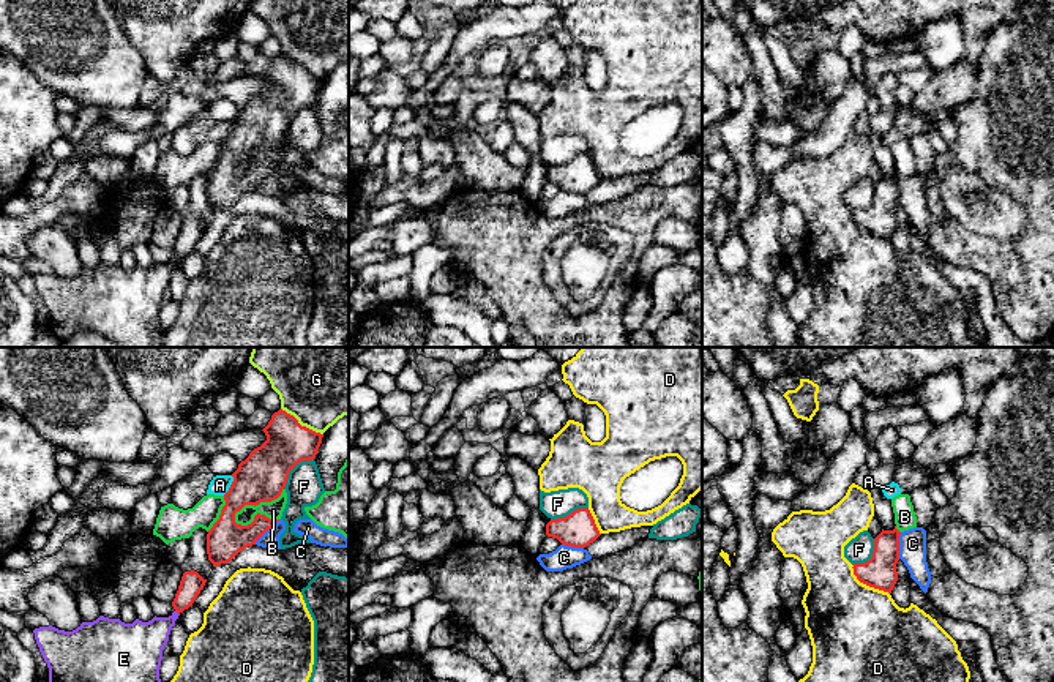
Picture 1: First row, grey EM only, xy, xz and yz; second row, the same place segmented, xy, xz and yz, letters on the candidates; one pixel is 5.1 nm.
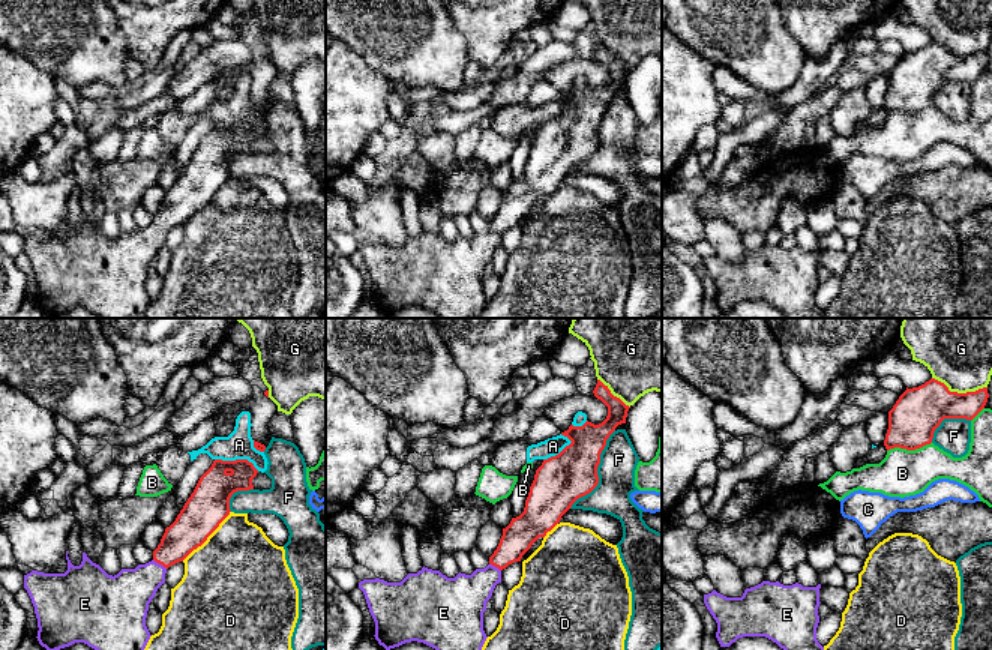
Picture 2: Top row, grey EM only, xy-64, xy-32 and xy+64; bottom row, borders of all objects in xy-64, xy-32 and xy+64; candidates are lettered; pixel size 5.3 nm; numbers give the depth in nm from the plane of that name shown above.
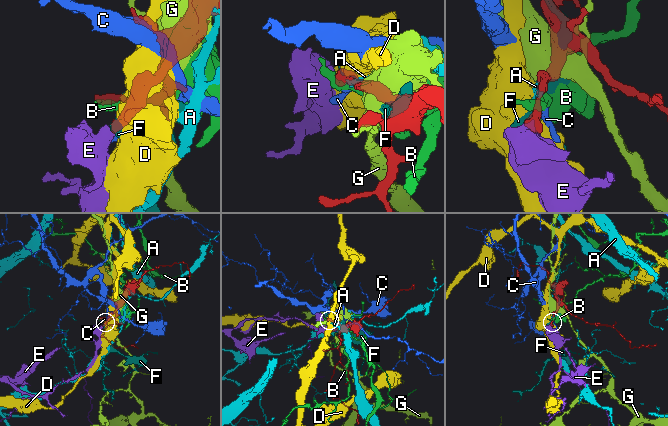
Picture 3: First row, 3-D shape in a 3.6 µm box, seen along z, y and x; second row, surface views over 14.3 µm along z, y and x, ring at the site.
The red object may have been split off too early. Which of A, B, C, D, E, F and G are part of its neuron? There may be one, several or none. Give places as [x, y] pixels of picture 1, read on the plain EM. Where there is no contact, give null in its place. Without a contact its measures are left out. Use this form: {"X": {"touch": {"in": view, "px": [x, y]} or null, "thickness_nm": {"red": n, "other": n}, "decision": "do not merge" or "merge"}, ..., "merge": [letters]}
{"A": {"touch": {"in": "xy", "px": [231, 131]}, "thickness_nm": {"red": 240, "other": 100}, "decision": "do not merge"}, "B": {"touch": {"in": "xy", "px": [256, 150]}, "thickness_nm": {"red": 240, "other": 90}, "decision": "do not merge"}, "C": {"touch": {"in": "xy", "px": [267, 176]}, "thickness_nm": {"red": 220, "other": 90}, "decision": "do not merge"}, "D": {"touch": {"in": "yz", "px": [868, 231]}, "thickness_nm": {"red": 170, "other": 480}, "decision": "do not merge"}, "E": {"touch": {"in": "xy", "px": [177, 258]}, "thickness_nm": {"red": 120, "other": 220}, "decision": "merge"}, "F": {"touch": {"in": "xy", "px": [292, 114]}, "thickness_nm": {"red": 240, "other": 180}, "decision": "do not merge"}, "G": {"touch": {"in": "xy", "px": [300, 71]}, "thickness_nm": {"red": 220, "other": 360}, "decision": "do not merge"}, "merge": ["E"]}

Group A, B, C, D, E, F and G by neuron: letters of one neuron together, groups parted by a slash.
A / B / C / D / E / F / G

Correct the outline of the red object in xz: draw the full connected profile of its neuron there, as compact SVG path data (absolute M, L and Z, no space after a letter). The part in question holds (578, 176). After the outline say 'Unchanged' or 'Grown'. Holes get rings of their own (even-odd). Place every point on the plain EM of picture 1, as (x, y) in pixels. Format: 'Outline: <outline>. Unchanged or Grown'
Outline: M577 155L565 164L551 166L546 182L557 185L565 193L585 194L601 180L589 155Z. Unchanged

